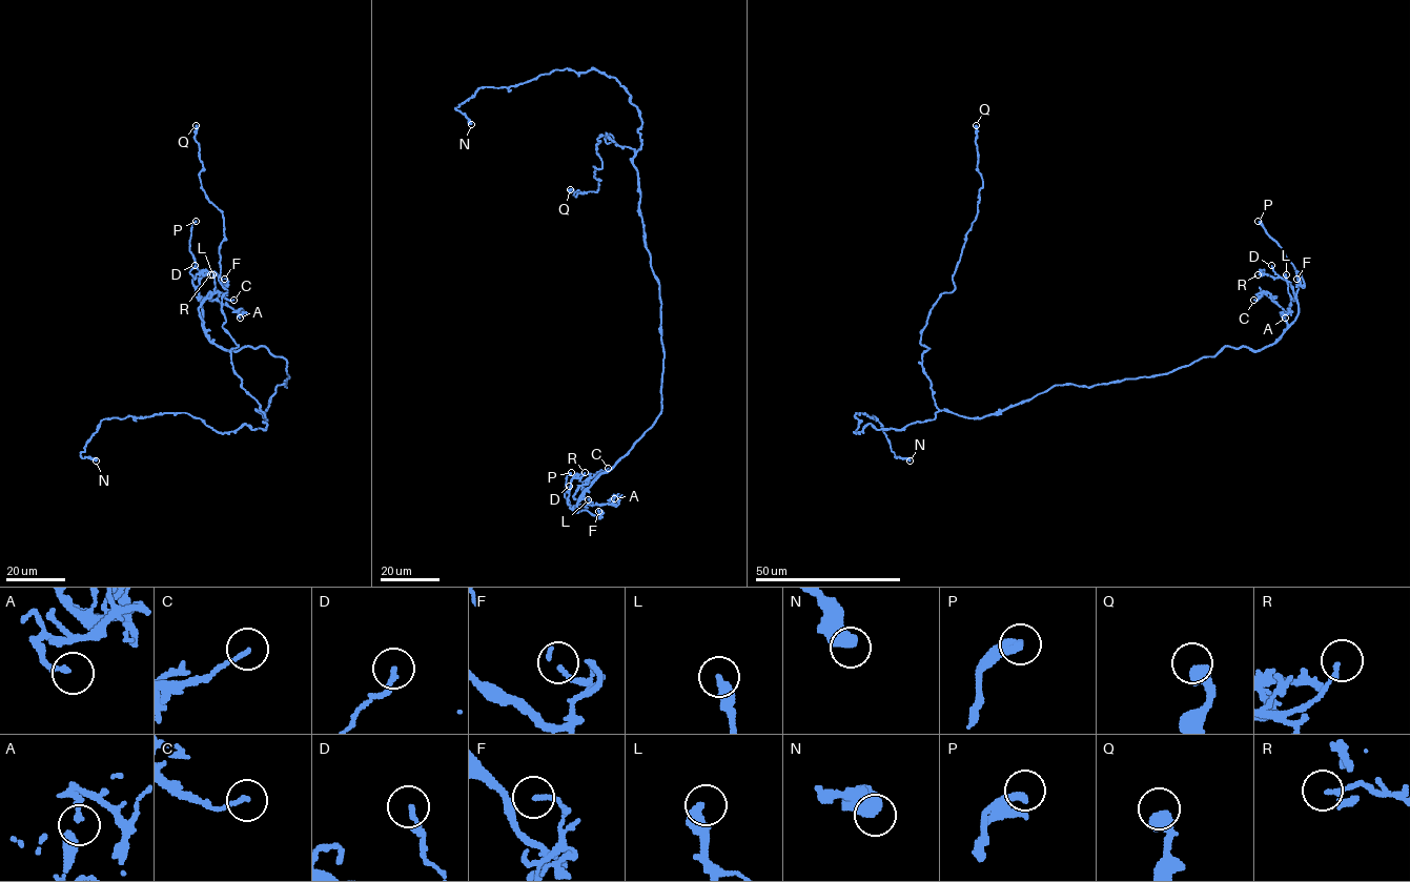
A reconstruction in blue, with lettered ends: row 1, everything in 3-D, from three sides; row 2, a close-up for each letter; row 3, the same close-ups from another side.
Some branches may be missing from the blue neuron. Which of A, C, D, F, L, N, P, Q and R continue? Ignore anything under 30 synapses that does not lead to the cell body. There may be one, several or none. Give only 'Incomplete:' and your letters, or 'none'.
Incomplete: P

